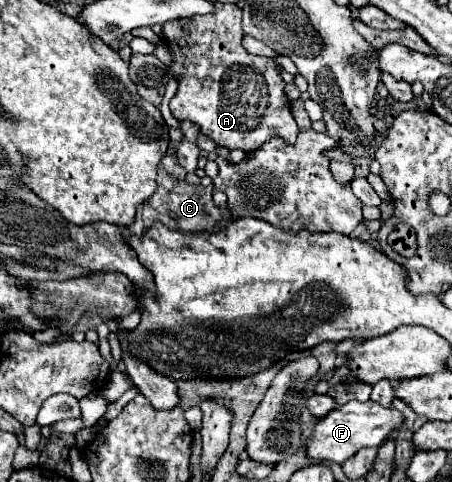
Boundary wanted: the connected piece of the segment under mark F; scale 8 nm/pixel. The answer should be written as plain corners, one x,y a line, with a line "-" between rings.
348,401
342,407
336,407
334,411
330,411
324,419
318,421
314,435
308,439
308,457
316,459
316,461
334,461
334,463
344,463
346,459
350,459
356,451
360,451
362,447
378,447
390,433
394,433
402,423
404,423
404,415
394,407
382,407
380,403
374,401

